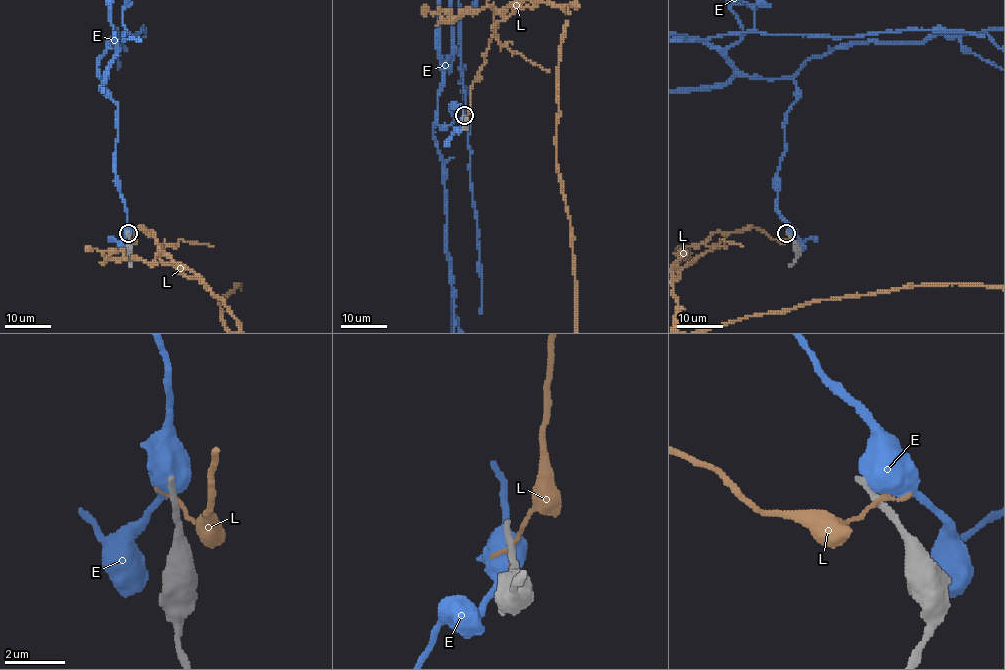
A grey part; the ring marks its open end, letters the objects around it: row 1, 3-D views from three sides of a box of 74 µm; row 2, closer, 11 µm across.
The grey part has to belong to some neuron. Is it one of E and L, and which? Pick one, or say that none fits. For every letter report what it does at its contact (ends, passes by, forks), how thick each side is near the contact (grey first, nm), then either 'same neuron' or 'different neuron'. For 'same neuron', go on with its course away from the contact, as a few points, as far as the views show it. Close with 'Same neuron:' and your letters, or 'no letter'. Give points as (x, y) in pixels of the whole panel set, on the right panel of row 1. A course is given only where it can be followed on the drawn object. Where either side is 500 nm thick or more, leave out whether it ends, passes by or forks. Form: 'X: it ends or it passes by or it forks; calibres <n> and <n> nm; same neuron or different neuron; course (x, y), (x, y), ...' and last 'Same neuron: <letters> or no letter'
E: calibres 240 and 800 nm; different neuron
L: it ends; calibres 280 and 200 nm; different neuron
Same neuron: no letter

